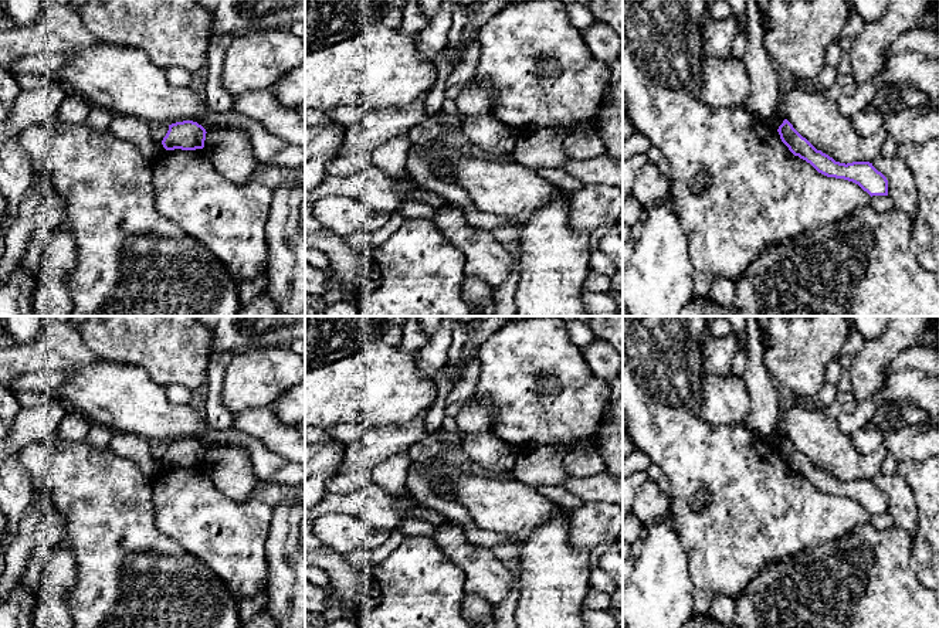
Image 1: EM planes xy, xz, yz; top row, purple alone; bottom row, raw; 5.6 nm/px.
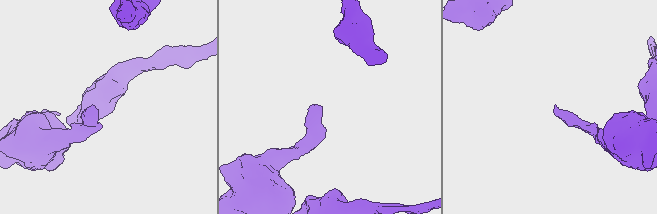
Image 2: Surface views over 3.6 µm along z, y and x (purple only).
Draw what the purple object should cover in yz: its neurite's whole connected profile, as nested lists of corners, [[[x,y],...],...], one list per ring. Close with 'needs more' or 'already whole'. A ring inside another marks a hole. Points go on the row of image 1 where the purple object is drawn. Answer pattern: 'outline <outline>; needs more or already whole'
outline [[[784,119],[777,129],[782,142],[800,159],[810,163],[818,173],[827,177],[844,179],[858,184],[872,196],[888,196],[888,180],[869,162],[840,163],[828,155],[817,150],[803,138],[793,125]]]; already whole

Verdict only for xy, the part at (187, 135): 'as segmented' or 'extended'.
as segmented

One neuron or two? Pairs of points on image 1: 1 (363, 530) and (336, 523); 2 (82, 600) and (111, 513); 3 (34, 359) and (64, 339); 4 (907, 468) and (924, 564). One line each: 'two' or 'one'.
1: one
2: one
3: one
4: one

